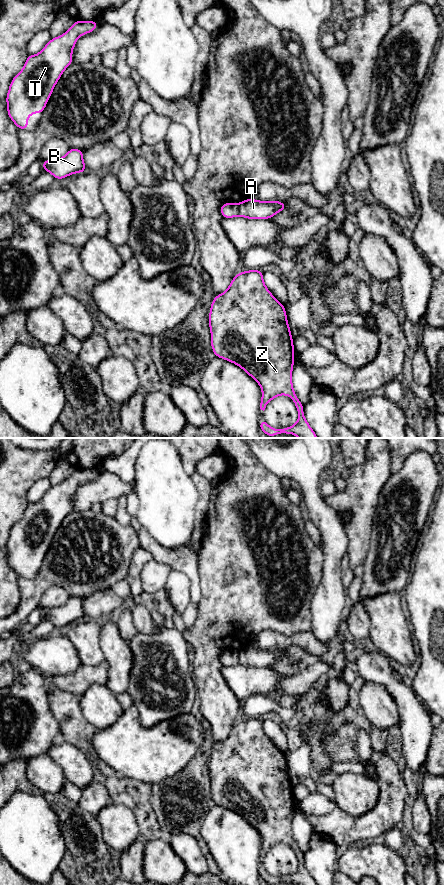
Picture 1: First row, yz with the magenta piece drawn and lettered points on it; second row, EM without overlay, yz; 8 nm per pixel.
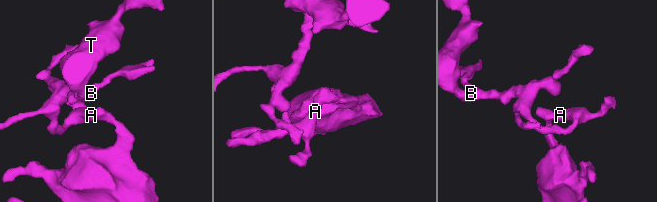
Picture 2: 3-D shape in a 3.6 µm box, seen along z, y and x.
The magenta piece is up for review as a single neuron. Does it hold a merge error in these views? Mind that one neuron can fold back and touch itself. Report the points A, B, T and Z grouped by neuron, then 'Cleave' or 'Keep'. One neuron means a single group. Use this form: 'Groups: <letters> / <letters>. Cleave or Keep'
Groups: A B T / Z. Cleave

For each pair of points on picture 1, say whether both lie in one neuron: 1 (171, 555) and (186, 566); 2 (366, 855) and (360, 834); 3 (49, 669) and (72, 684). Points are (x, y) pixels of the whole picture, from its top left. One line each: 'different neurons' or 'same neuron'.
1: same neuron
2: different neurons
3: different neurons

